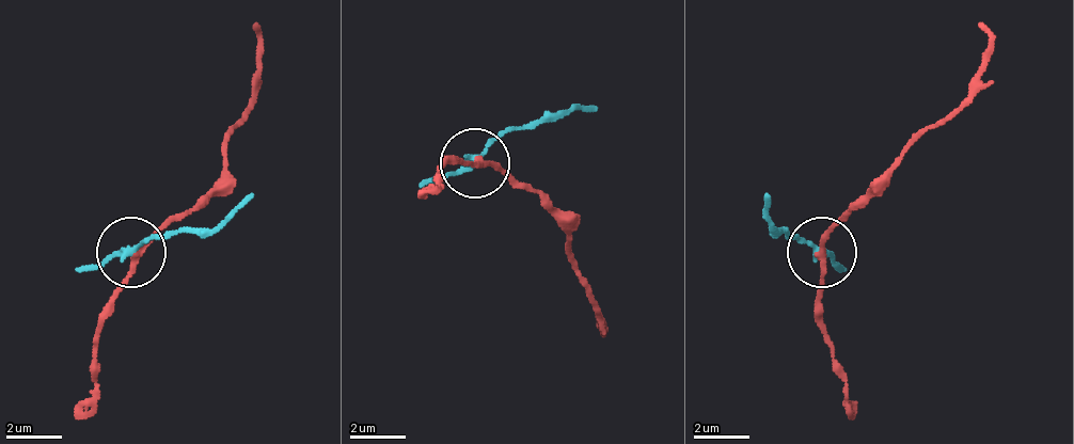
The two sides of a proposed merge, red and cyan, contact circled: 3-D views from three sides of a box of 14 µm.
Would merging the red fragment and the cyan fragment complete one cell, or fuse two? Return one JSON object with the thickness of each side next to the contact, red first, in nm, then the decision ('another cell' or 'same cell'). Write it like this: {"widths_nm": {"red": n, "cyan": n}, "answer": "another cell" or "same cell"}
{"widths_nm": {"red": 190, "cyan": 200}, "answer": "another cell"}

